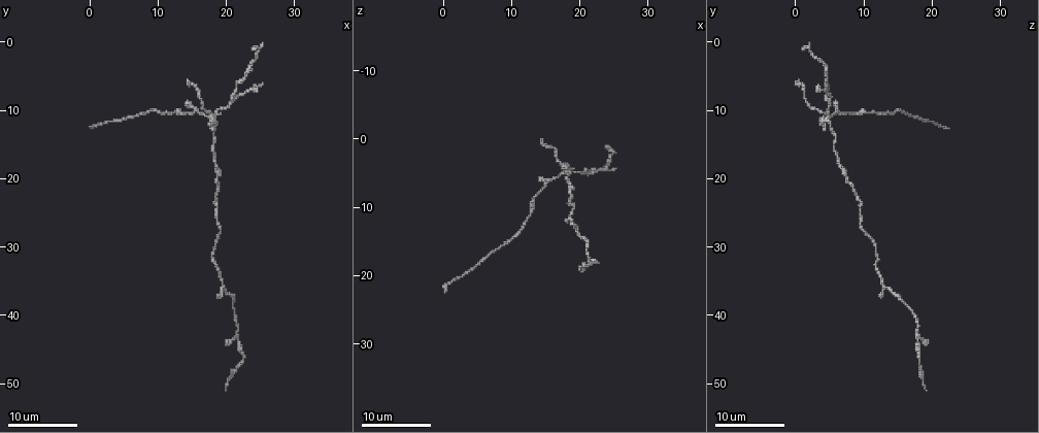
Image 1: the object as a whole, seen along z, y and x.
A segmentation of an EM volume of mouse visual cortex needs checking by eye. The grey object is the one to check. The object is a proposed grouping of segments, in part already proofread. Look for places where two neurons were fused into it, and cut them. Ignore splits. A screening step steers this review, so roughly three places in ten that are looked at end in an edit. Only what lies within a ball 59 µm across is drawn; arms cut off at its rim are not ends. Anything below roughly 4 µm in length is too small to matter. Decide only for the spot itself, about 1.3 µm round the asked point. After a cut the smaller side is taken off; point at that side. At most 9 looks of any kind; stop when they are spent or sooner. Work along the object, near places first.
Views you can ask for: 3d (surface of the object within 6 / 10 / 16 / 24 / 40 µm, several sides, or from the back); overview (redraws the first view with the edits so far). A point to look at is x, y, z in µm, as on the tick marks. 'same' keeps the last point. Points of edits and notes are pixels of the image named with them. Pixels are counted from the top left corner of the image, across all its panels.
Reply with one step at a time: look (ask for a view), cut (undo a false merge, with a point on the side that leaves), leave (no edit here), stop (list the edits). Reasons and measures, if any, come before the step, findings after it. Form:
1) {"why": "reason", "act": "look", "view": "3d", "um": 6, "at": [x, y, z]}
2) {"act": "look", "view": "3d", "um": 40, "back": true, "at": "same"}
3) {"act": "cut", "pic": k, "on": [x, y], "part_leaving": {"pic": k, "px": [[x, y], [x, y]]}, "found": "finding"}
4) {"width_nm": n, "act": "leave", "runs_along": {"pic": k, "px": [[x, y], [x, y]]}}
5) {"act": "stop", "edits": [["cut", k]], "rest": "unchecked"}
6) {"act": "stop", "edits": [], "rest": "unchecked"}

{"why": "two arms at a narrow angle", "act": "look", "view": "3d", "um": 16, "at": [17.5, 11.0, 4.5]}

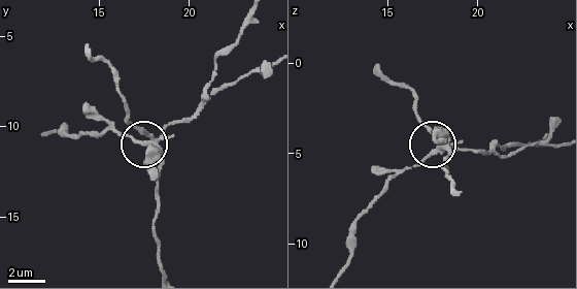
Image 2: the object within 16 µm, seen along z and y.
{"act": "look", "view": "3d", "um": 6, "at": "same"}

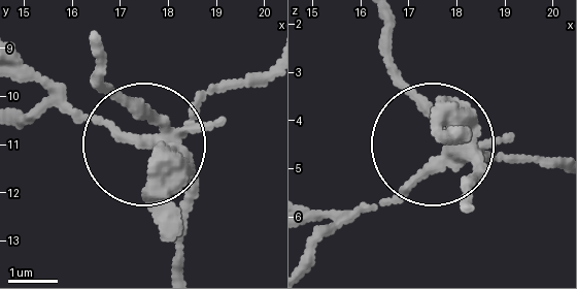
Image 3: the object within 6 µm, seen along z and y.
{"width_nm": 340, "act": "cut", "pic": 3, "on": [210, 86], "part_leaving": {"pic": 3, "px": [[448, 162], [354, 211], [313, 260]]}, "found": "two neurons meet here"}

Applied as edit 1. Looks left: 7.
{"act": "look", "view": "3d", "um": 16, "at": [19.0, 22.5, 9.0]}

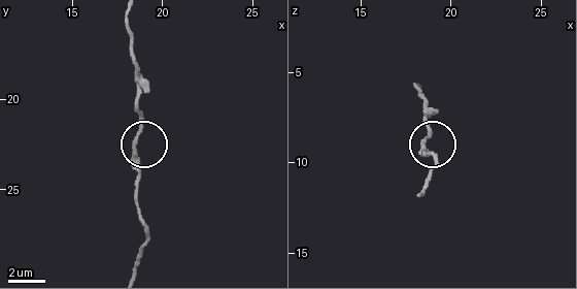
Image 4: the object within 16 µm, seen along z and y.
{"act": "look", "view": "3d", "um": 10, "at": [18.5, 22.4, 8.9]}

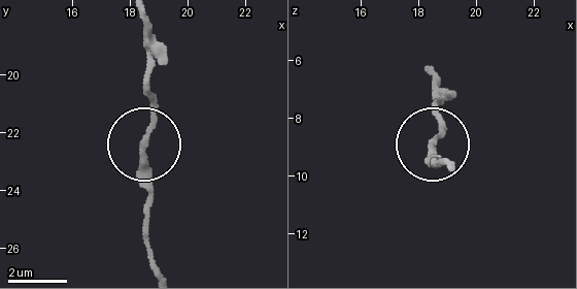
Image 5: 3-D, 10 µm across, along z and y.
{"width_nm": 170, "act": "leave", "found": "all the same neuron"}

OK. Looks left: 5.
{"act": "look", "view": "3d", "um": 24, "at": [18.5, 18.5, 7.0]}

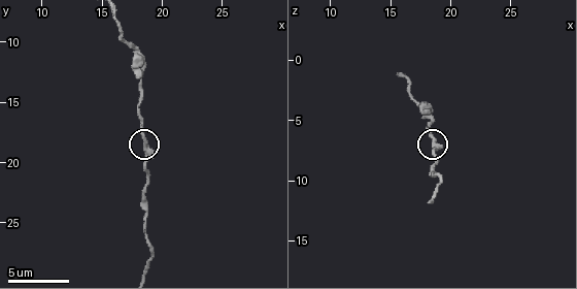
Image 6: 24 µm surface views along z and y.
{"act": "look", "view": "3d", "um": 10, "at": [18.4, 18.0, 6.6]}

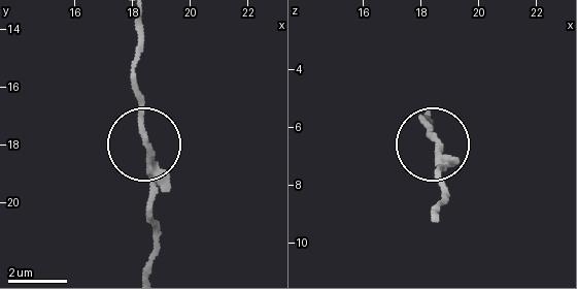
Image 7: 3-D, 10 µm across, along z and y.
{"act": "leave", "runs_along": {"pic": 7, "px": [[153, 210], [137, 52]]}, "found": "continuous, no second neuron"}

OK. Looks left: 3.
{"why": "calibre changes", "act": "look", "view": "3d", "um": 16, "at": [19.5, 36.0, 13.0]}

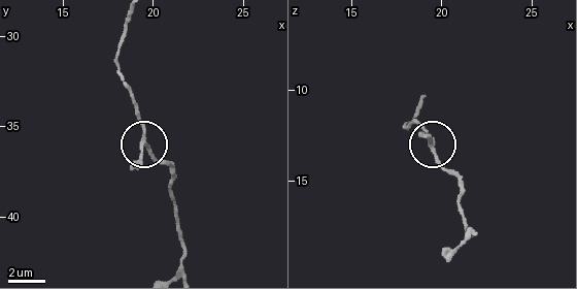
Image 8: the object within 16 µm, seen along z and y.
{"act": "look", "view": "3d", "um": 6, "at": [19.5, 35.8, 13.1]}

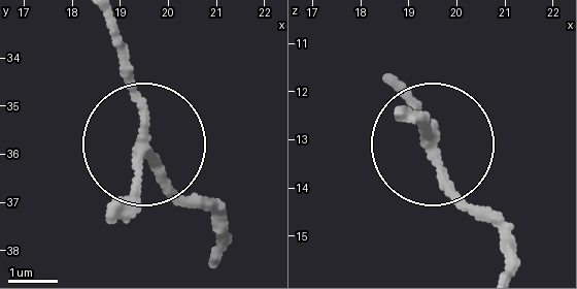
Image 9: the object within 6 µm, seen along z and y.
{"width_nm": 180, "act": "leave", "found": "continuous, no second neuron"}

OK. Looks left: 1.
{"act": "stop", "edits": [["cut", 3]], "rest": "unchecked"}

